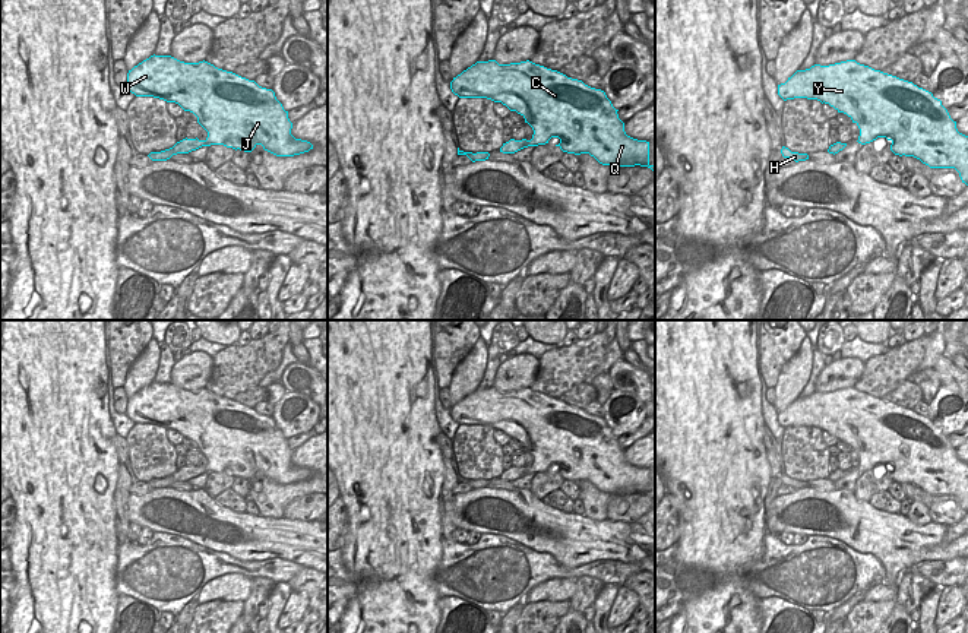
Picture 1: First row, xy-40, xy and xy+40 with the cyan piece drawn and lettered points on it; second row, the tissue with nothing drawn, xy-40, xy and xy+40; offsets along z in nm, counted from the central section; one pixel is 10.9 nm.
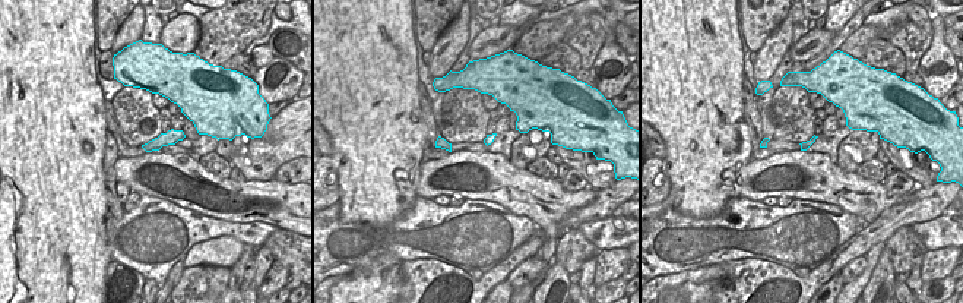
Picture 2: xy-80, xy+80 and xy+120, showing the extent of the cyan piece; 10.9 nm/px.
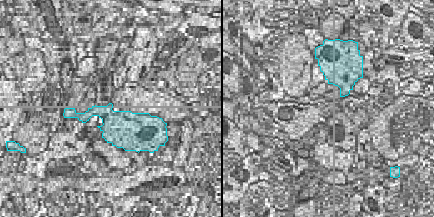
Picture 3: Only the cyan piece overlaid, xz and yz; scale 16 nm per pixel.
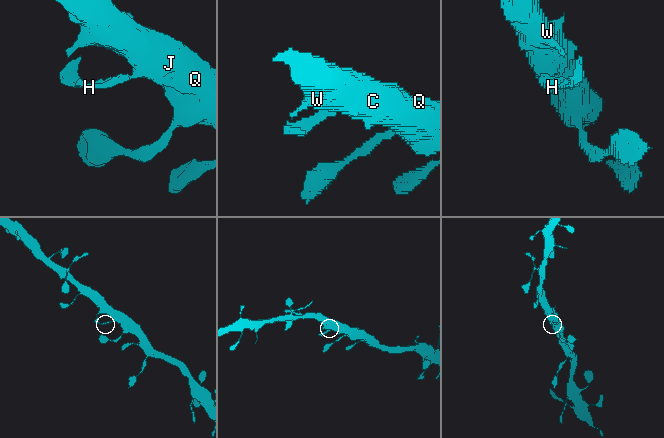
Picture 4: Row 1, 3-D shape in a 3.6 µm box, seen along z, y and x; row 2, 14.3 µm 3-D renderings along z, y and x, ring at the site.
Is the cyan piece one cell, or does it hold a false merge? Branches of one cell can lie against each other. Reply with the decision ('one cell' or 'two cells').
one cell

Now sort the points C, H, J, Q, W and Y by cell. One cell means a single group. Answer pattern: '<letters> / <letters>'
C H J Q W Y

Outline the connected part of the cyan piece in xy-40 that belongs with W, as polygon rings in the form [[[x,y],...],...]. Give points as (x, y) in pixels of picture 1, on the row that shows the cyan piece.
[[[151,56],[127,73],[126,88],[136,96],[154,96],[178,104],[197,117],[208,132],[205,140],[183,139],[173,148],[151,152],[152,161],[167,161],[202,146],[224,145],[252,152],[257,145],[276,156],[294,156],[313,149],[291,134],[288,111],[272,89],[215,67],[208,61],[184,63],[171,56]]]

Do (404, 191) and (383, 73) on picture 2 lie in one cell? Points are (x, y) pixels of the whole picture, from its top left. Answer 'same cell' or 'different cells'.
same cell

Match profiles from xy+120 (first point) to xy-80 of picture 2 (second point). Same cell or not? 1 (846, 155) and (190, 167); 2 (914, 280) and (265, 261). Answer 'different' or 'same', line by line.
1: different
2: same

